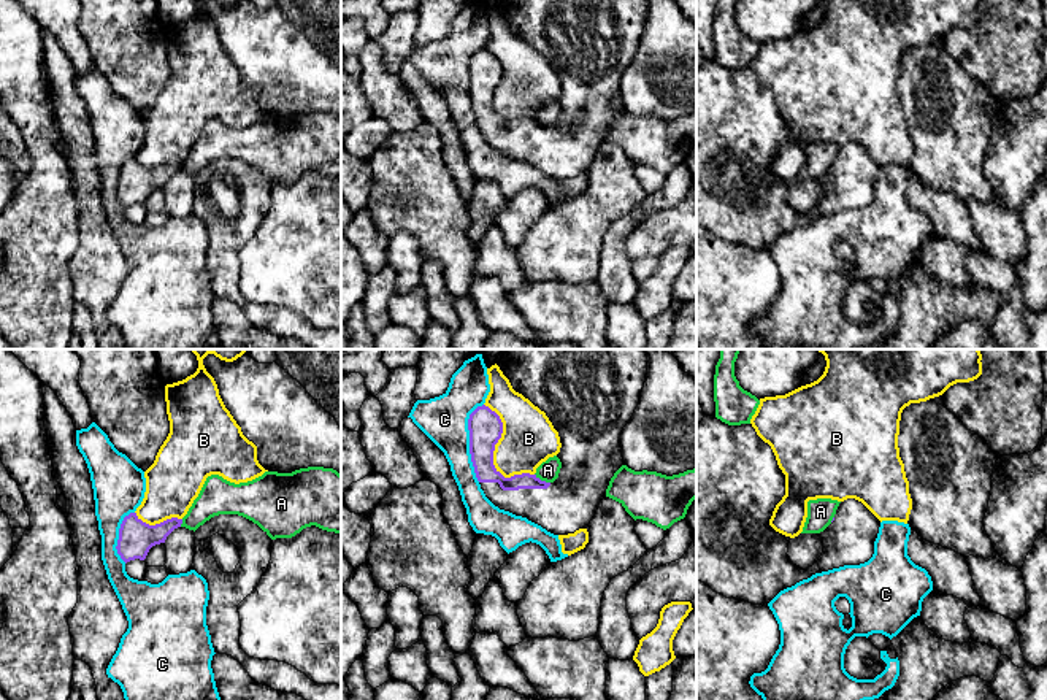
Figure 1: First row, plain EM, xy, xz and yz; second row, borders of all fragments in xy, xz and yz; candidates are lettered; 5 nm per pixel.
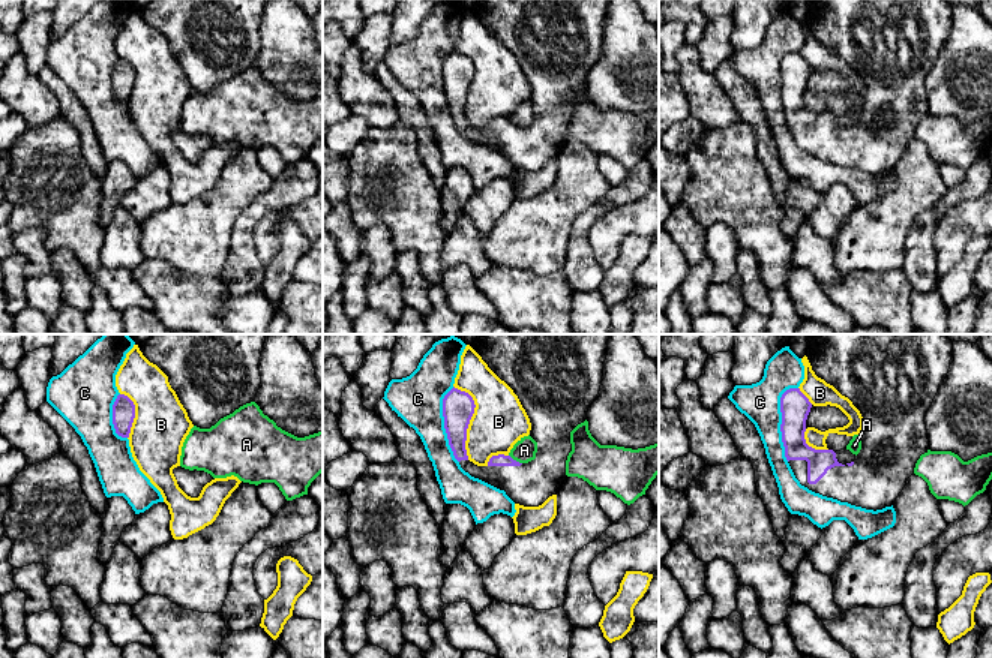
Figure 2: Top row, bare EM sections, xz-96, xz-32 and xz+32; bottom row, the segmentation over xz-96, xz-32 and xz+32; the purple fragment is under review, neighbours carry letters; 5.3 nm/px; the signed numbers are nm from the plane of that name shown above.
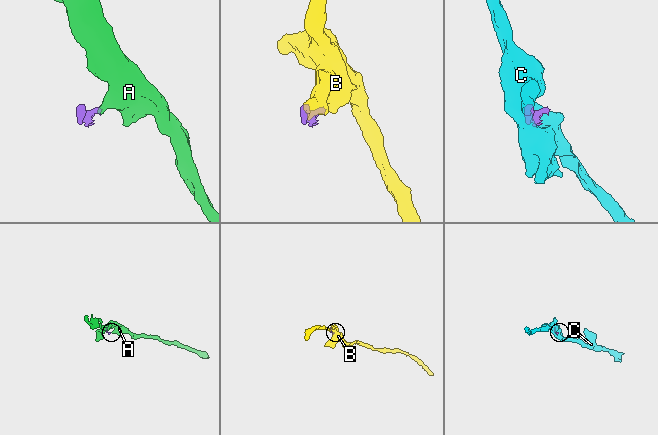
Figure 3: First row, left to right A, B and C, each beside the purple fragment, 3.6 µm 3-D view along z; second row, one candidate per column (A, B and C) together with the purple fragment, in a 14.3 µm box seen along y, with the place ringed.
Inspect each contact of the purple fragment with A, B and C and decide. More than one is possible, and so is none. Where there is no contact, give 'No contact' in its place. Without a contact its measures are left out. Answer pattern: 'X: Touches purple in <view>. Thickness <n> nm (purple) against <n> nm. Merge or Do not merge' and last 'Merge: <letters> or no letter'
A: Touches purple in xz. Thickness 80 nm (purple) against 100 nm. Do not merge
B: Touches purple in xz. Thickness 170 nm (purple) against 280 nm. Do not merge
C: Touches purple in xz. Thickness 170 nm (purple) against 240 nm. Do not merge
Merge: no letter

